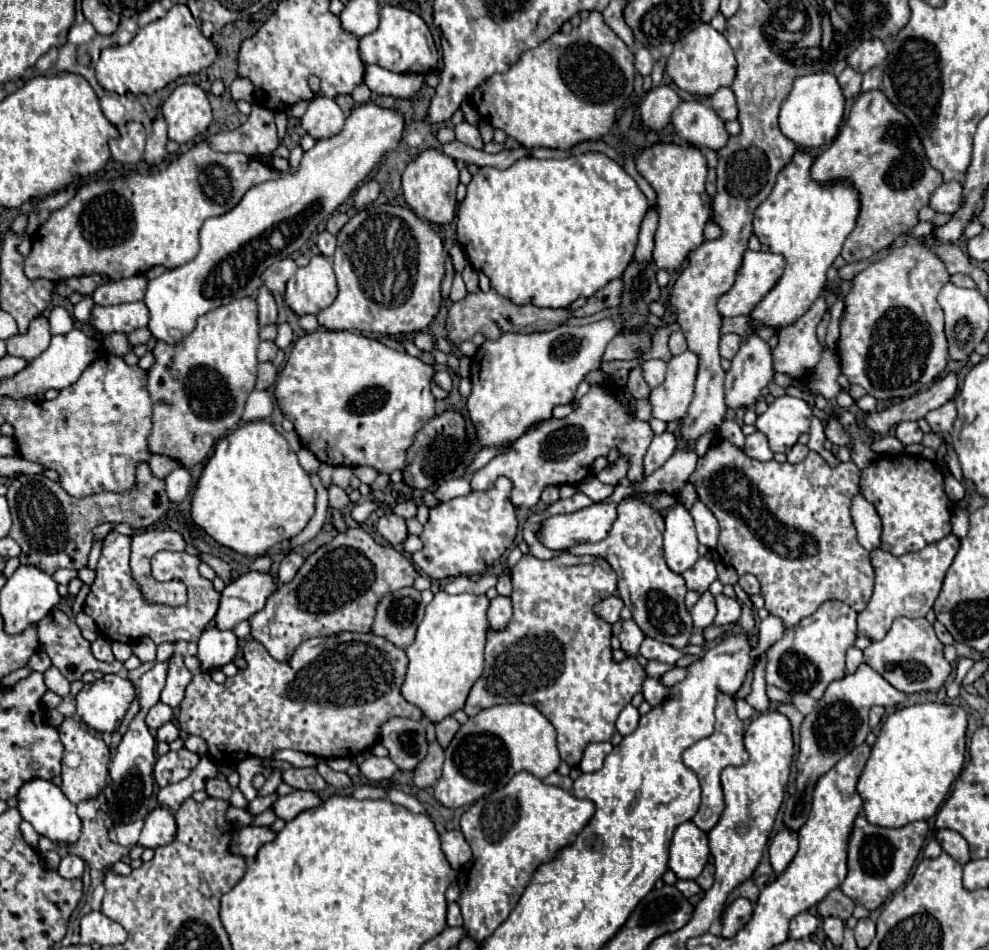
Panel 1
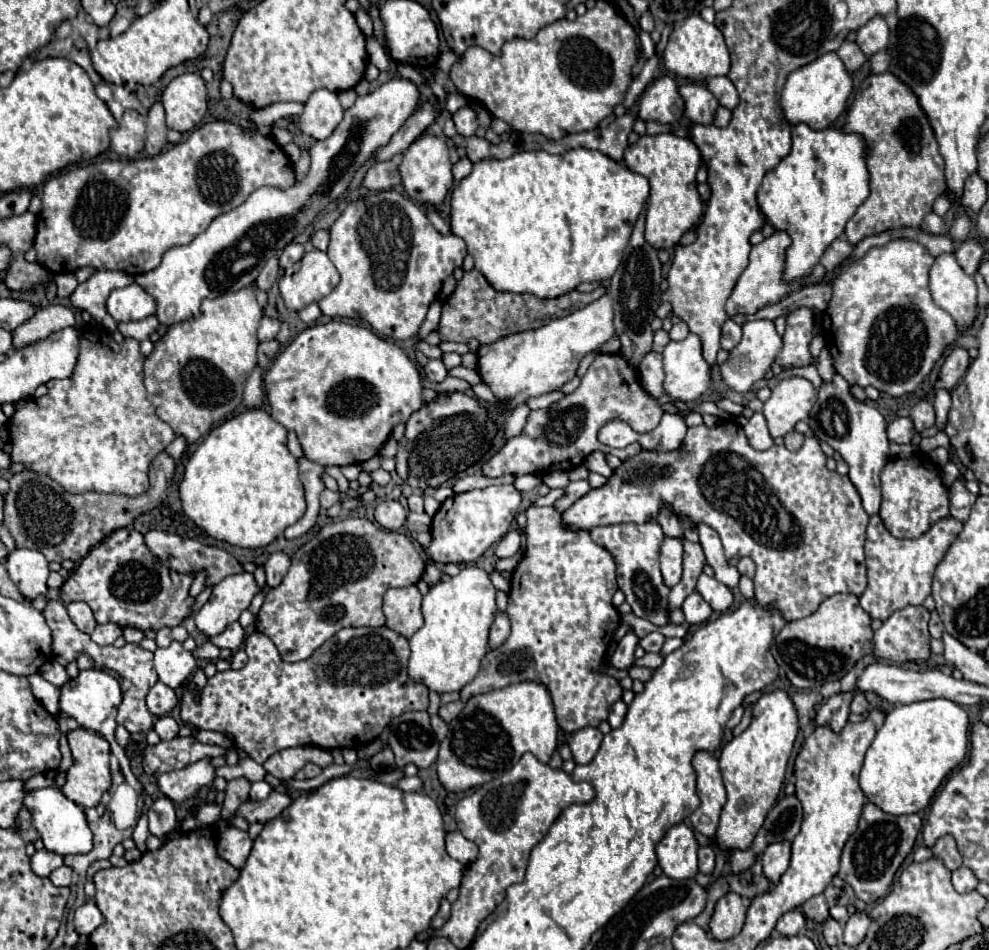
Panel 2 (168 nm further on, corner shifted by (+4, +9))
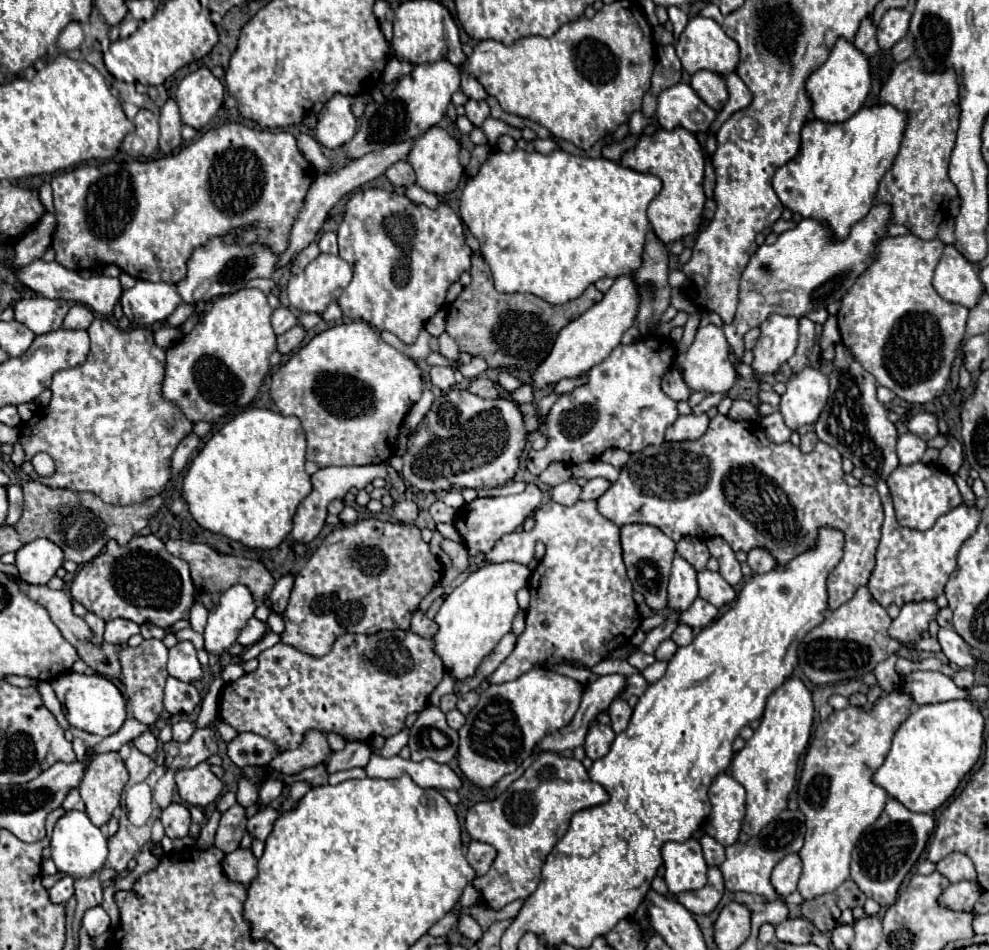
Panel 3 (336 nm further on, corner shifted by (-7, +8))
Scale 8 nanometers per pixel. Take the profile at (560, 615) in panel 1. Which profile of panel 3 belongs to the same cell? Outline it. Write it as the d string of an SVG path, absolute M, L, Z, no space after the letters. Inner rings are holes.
M550 500L538 508L533 517L536 526L530 532L518 530L506 534L494 546L492 554L486 554L492 564L506 560L528 564L534 556L534 544L546 544L546 554L528 580L532 598L526 610L526 630L518 636L514 652L496 668L496 672L492 672L488 678L490 684L516 680L532 668L542 668L544 662L592 666L592 662L600 662L610 656L618 644L624 644L626 632L628 636L634 636L642 622L632 598L634 590L622 562L620 528L596 510L596 500L576 502L572 506L562 506ZM582 522L586 522L584 554L580 550L584 544Z

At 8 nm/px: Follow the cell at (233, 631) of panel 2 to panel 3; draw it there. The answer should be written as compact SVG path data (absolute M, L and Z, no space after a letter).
M250 618L238 636L238 644L242 644L244 648L250 648L252 644L256 644L264 636L264 632L266 632L266 624L256 618Z

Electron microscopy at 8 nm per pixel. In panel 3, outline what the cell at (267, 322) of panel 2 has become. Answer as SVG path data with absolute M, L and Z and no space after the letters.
M276 308L274 310L274 314L272 314L272 328L274 328L274 332L280 336L280 334L284 334L286 330L290 330L290 328L294 328L296 326L296 316L288 310L288 308Z

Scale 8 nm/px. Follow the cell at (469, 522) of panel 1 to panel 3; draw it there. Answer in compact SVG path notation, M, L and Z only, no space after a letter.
M528 484L522 494L498 496L498 498L476 498L470 502L470 506L464 506L462 510L458 510L456 520L454 520L454 528L462 536L468 556L470 558L486 556L504 534L518 530L524 524L524 520L528 516L532 516L532 512L540 506L540 502L542 502L540 488L536 484Z

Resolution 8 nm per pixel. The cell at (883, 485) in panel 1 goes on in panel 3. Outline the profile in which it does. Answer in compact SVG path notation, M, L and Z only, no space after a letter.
M914 462L908 466L898 466L890 476L888 476L888 488L894 500L894 510L896 510L896 518L898 524L904 528L912 528L912 530L928 530L934 526L934 522L942 516L948 514L952 508L962 504L962 494L954 482L954 478L936 468L936 466L928 466L922 462Z

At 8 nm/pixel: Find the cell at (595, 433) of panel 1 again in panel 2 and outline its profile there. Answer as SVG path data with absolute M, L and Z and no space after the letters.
M597 353L595 361L587 369L575 393L565 395L549 409L531 411L523 433L519 437L509 439L505 447L483 465L483 475L499 477L503 473L513 473L519 477L527 473L543 475L545 471L551 471L551 469L571 471L579 467L585 461L585 457L593 451L611 453L611 455L617 455L621 461L625 461L637 455L641 451L641 445L631 443L625 449L611 449L601 441L597 441L597 431L607 421L619 419L619 421L625 421L633 431L647 433L659 425L661 415L663 415L663 409L659 401L655 397L649 397L649 393L645 393L645 389L641 387L637 369L633 369L625 361L625 357L621 357L621 353L615 353L615 355Z

